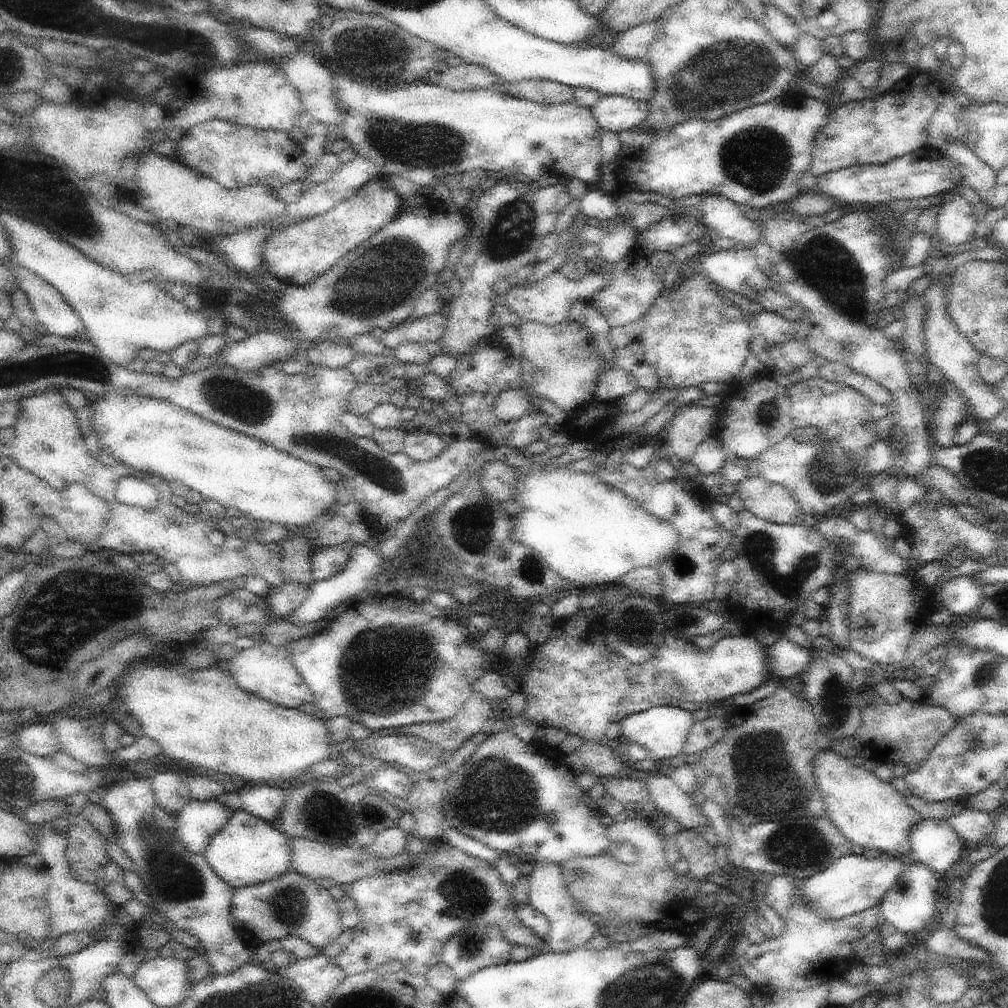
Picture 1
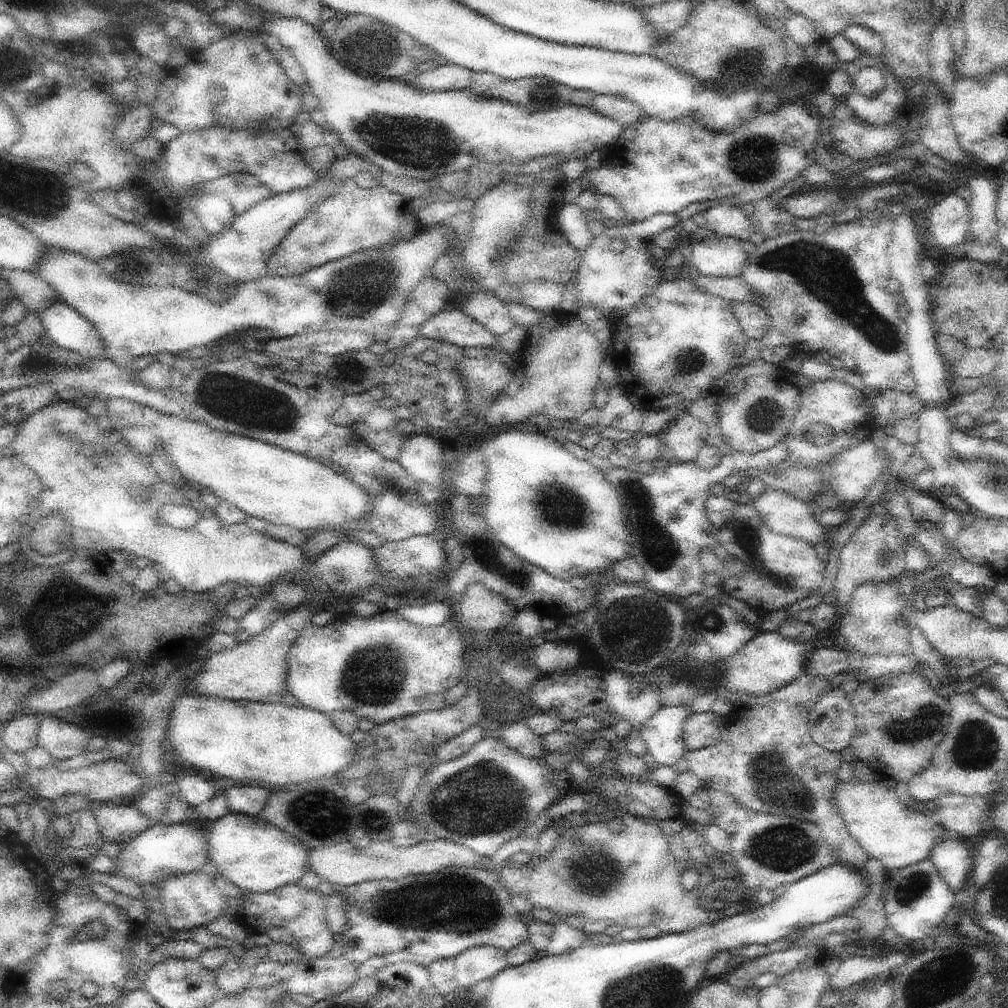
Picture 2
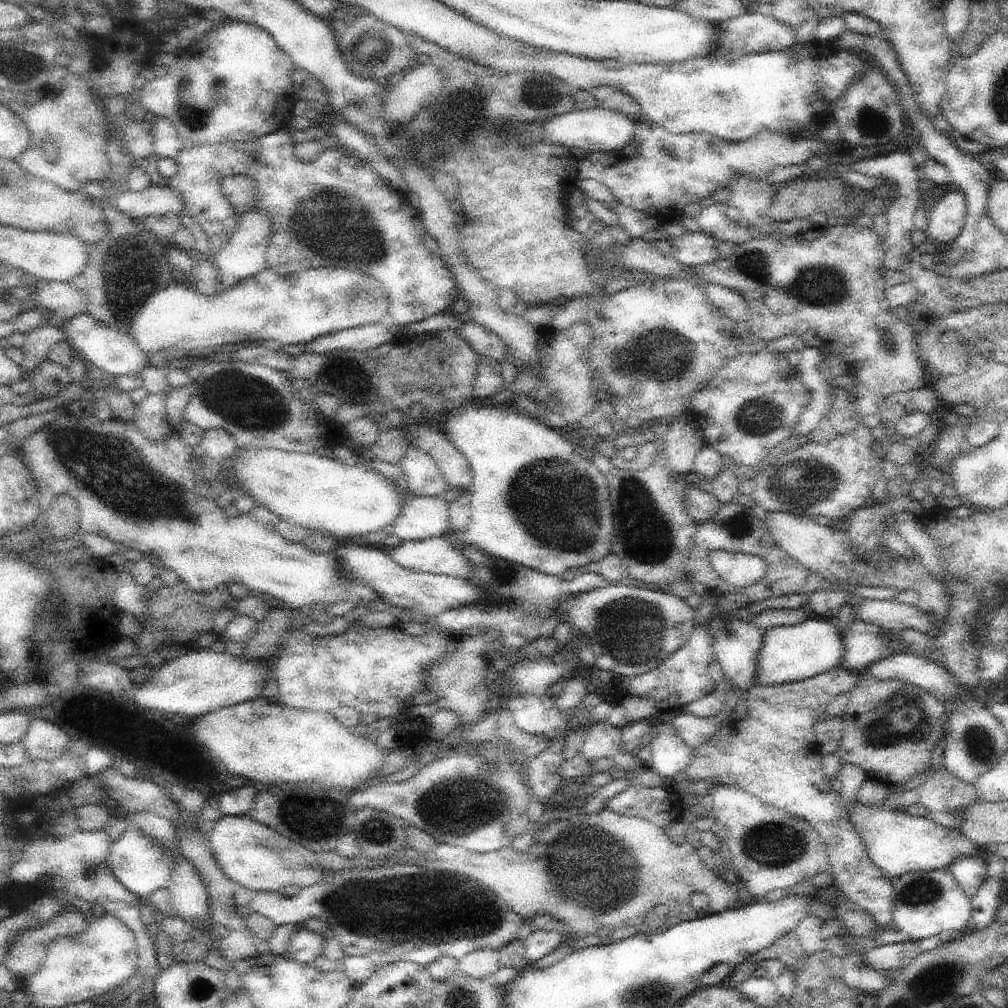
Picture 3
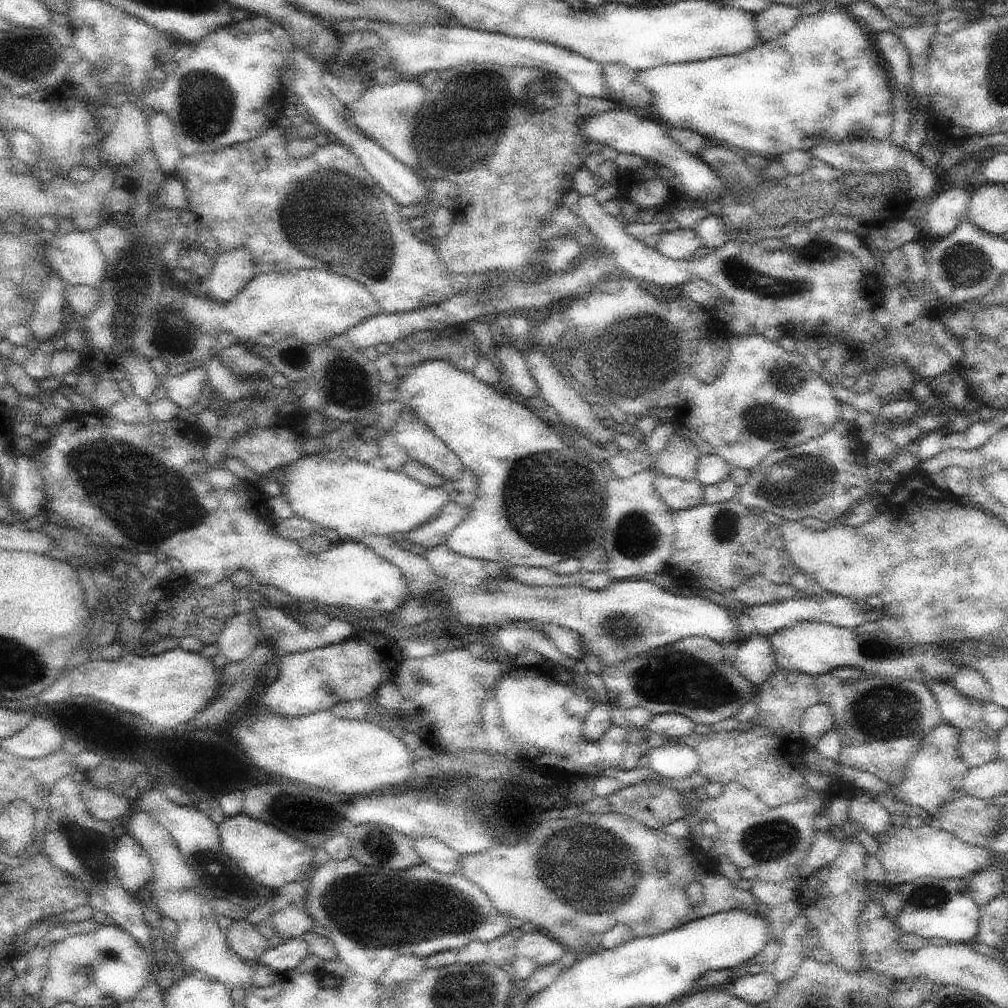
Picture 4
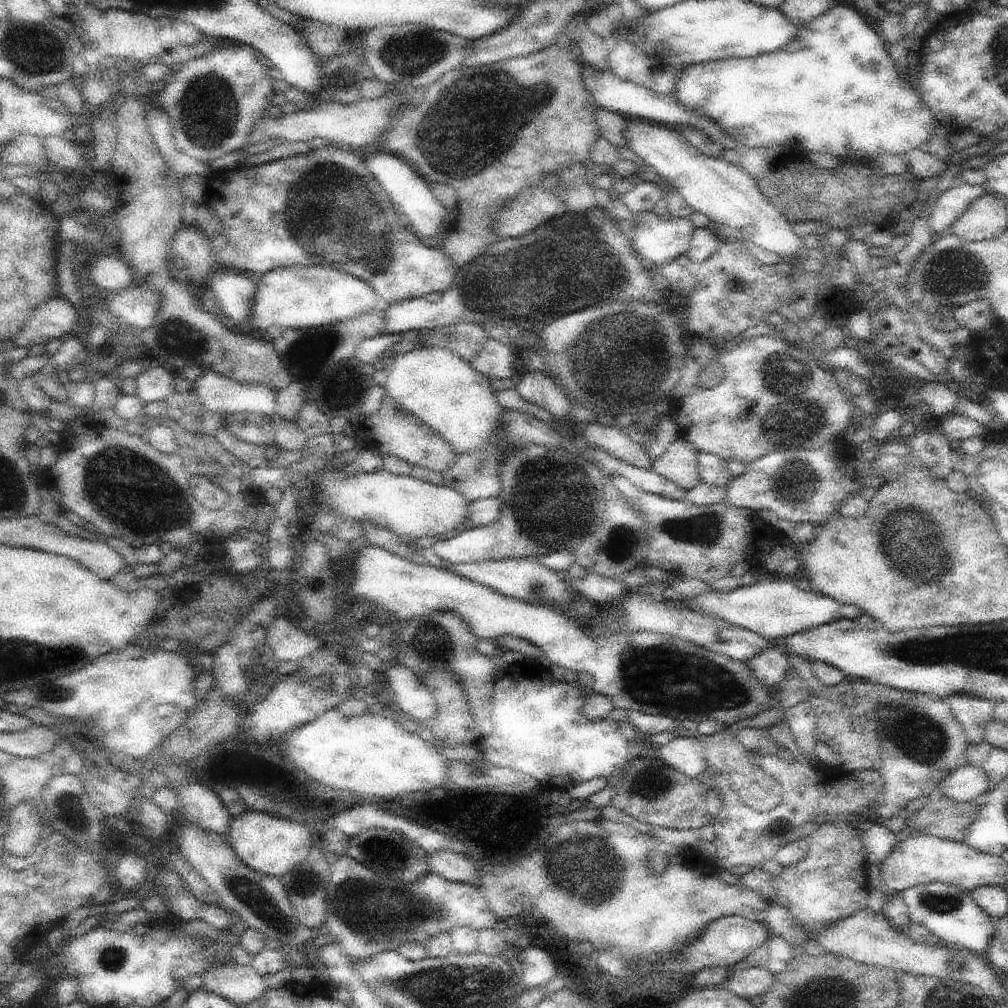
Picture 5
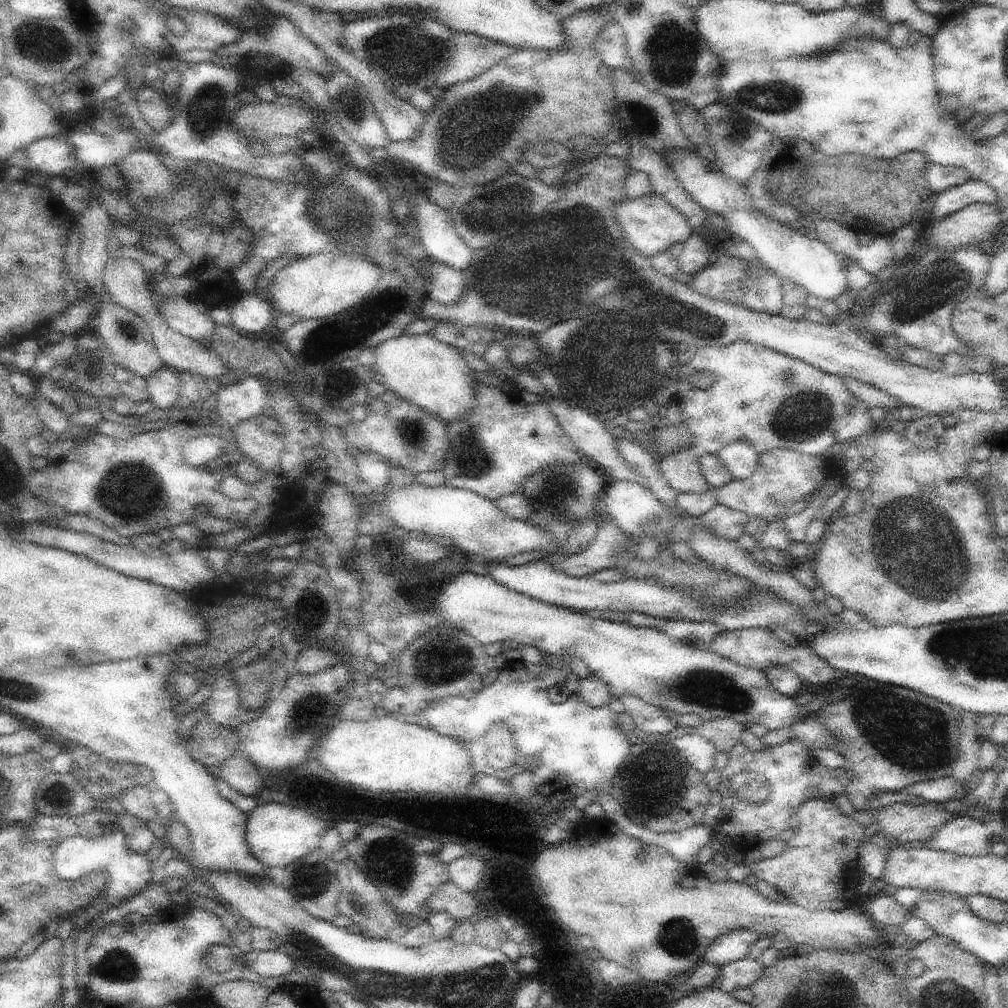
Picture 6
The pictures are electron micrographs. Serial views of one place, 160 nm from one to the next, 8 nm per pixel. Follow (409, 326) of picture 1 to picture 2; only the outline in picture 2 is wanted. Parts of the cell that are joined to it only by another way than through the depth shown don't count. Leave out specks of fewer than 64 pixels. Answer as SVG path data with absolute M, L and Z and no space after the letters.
M451 304L422 325L423 337L458 345L460 348L492 348L499 338L483 324Z

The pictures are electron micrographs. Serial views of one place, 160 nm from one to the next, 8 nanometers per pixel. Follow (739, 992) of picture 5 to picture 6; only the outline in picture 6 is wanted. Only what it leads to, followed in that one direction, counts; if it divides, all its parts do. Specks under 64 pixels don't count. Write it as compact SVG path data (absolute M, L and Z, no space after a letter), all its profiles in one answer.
M750 957L725 964L721 966L717 985L727 993L733 993L740 988L751 988L759 978L762 978L764 969L760 961Z

